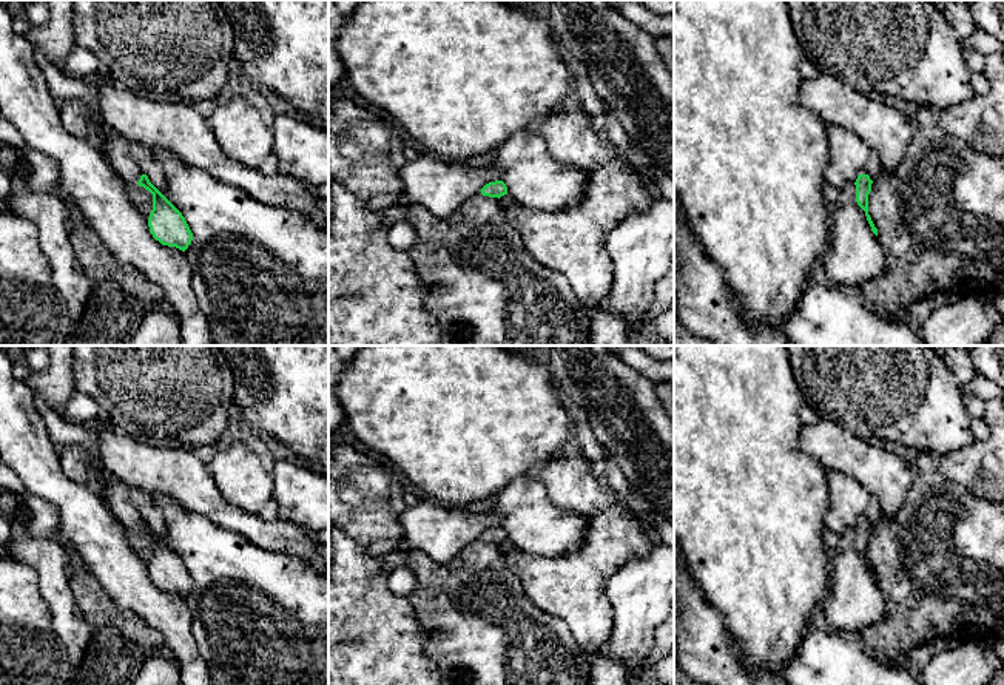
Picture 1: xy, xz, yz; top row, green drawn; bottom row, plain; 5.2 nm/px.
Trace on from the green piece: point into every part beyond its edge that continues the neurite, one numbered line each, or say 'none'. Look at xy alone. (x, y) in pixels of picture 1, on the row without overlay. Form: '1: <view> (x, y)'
1: xy (117, 494)

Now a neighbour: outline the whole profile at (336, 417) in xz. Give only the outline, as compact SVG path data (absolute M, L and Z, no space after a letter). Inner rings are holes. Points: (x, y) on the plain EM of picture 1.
M328 346L328 441L345 421L345 413L335 393L338 376L344 367L345 361L338 355L336 346Z

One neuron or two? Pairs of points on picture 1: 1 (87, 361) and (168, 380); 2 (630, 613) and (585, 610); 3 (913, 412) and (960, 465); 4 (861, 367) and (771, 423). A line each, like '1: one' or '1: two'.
1: one
2: two
3: two
4: two

